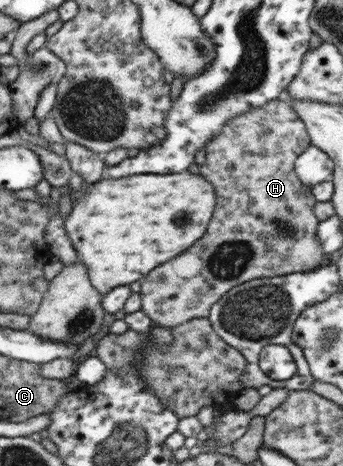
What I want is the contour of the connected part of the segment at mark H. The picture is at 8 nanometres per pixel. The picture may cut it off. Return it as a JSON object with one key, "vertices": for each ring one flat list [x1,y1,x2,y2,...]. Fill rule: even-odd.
{"vertices":[[277,98,261,107,255,107,249,109,247,113,233,117,232,120,228,120,226,125,223,125,221,133,218,137,211,139,211,148,207,151,206,165,201,165,201,173,206,173,207,177,211,177,211,181,215,181,215,185,219,189,219,197,221,203,216,207,215,219,212,220,210,227,207,228,207,237,203,237,203,241,199,241,199,245,193,245,187,253,183,253,181,257,175,257,175,265,159,265,159,269,155,269,155,273,149,273,147,277,143,277,141,280,141,292,140,296,143,301,141,311,147,313,147,317,153,321,153,324,159,326,168,326,169,328,176,327,189,320,195,320,197,317,209,318,210,309,230,291,231,288,245,283,246,281,257,280,259,277,273,277,283,276,289,273,297,273,297,271,303,271,303,269,315,269,315,265,323,265,323,254,321,243,317,239,317,228,320,222,318,217,314,214,314,205,316,204,315,195,313,195,312,188,305,185,299,176,294,171,294,162,297,157,312,144,310,143,310,135,305,128,305,122,297,116,297,112,291,108,291,104,285,98],[277,235,289,235,289,239,285,237,279,237]]}

